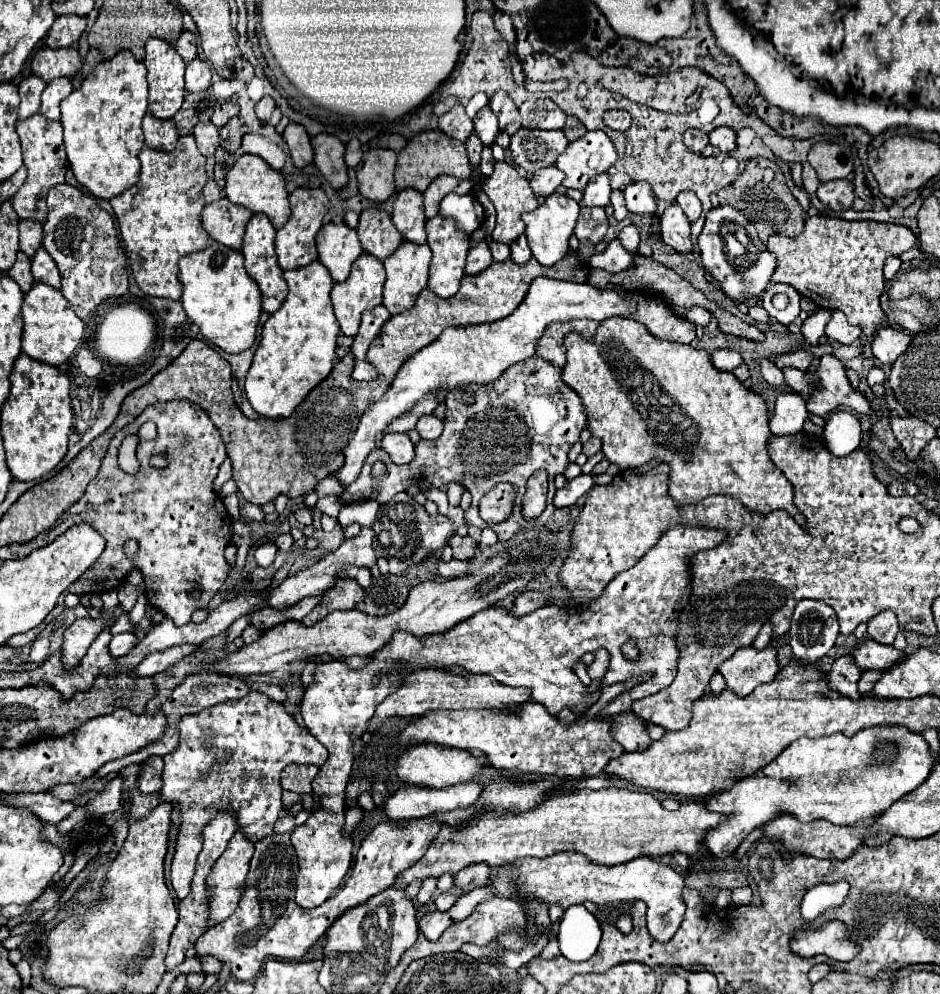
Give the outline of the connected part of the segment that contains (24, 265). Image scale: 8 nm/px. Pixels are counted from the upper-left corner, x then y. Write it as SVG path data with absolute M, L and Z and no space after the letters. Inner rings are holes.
M19 251L19 253L17 253L17 261L15 261L15 265L9 269L9 275L19 283L21 291L27 293L27 291L31 289L33 281L35 281L33 275L31 275L31 263L29 263L29 257L23 255L23 253Z

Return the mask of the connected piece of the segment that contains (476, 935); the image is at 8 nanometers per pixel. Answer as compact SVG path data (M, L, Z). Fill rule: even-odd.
M491 897L491 899L483 901L483 903L479 903L479 905L475 907L475 911L473 911L467 919L463 919L463 921L459 921L459 923L447 927L445 933L443 933L437 941L429 941L429 939L423 935L423 931L419 931L417 941L413 943L413 947L409 947L409 949L403 953L401 959L403 959L403 963L411 963L413 959L421 959L421 957L427 957L427 955L437 955L437 953L445 953L445 951L459 951L463 943L477 943L477 945L489 943L489 941L493 941L499 933L509 931L509 929L515 927L515 925L519 927L519 931L523 929L521 925L525 925L525 915L523 915L521 907L519 907L515 901L511 901L511 899L499 899L499 897L493 899L493 897Z

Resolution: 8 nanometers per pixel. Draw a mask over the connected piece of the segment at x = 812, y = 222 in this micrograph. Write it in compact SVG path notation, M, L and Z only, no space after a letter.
M809 217L803 233L797 239L789 239L785 235L771 235L767 241L767 249L775 255L777 267L773 273L773 281L793 285L801 295L809 297L817 307L839 309L847 315L851 325L859 325L867 337L873 337L879 325L887 319L879 297L885 287L883 279L883 261L891 255L901 255L917 245L917 237L903 225L897 223L877 223L877 221L845 221L837 217Z

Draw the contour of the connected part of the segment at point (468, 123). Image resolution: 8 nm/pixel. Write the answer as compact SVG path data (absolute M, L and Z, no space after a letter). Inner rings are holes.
M455 105L449 113L439 117L439 129L449 137L465 143L467 137L473 133L473 121L465 115L463 105Z

